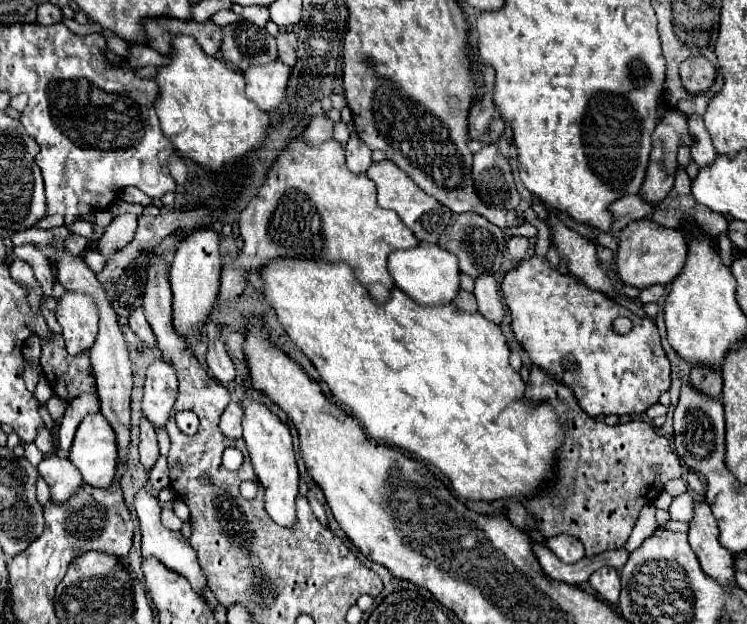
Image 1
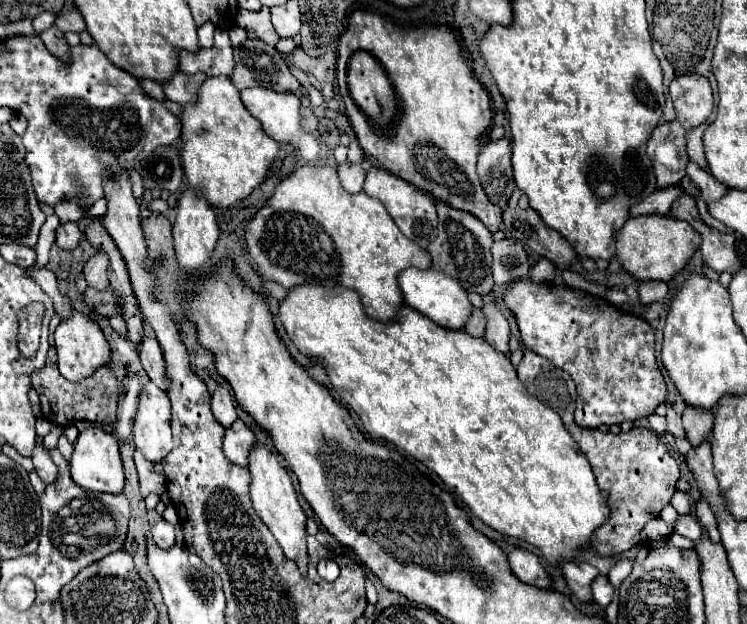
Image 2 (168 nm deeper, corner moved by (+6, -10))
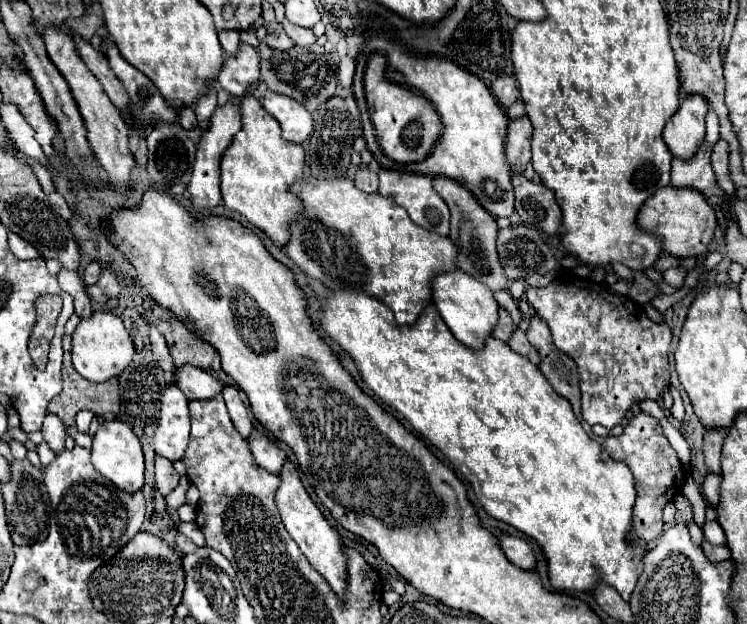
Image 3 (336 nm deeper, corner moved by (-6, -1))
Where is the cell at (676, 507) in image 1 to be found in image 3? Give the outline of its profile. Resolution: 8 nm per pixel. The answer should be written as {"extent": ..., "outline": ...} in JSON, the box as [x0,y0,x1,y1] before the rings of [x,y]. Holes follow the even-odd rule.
{"extent":[702,520,726,544],"outline":[[[710,520],[702,526],[702,532],[704,532],[704,538],[710,542],[710,544],[726,544],[726,538],[724,538],[724,530],[722,526],[716,522],[716,520]]]}

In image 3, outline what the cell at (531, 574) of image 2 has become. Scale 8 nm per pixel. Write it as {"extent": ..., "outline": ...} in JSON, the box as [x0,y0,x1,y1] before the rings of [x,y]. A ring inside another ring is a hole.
{"extent":[500,536,538,570],"outline":[[[502,536],[500,546],[502,546],[504,554],[508,556],[508,560],[514,562],[518,568],[524,568],[524,570],[536,568],[536,564],[538,564],[536,554],[526,540],[514,538],[514,536]]]}

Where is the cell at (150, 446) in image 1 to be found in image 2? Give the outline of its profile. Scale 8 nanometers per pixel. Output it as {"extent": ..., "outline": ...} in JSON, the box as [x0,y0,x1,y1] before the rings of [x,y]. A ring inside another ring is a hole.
{"extent":[134,451,164,497],"outline":[[[140,451],[134,453],[134,463],[136,463],[136,469],[138,469],[138,475],[140,475],[140,493],[142,497],[148,497],[150,493],[164,493],[164,477],[158,475],[152,467],[152,463],[148,463],[144,459],[144,455],[140,455]]]}

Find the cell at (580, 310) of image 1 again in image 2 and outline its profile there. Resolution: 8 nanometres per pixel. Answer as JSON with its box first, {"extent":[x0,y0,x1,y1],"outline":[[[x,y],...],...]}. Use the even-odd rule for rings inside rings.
{"extent":[504,281,666,429],"outline":[[[516,281],[504,297],[520,327],[522,343],[568,371],[576,383],[576,423],[584,429],[620,425],[654,413],[664,403],[666,383],[656,365],[654,329],[636,315],[580,289]]]}

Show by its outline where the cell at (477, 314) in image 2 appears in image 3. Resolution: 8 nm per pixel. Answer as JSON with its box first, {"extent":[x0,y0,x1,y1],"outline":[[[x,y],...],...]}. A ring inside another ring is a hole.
{"extent":[492,306,516,342],"outline":[[[500,306],[500,316],[498,316],[498,324],[496,324],[496,328],[494,328],[492,336],[494,336],[494,338],[498,338],[498,340],[504,340],[504,342],[508,342],[508,338],[510,338],[510,336],[512,336],[512,332],[514,332],[514,328],[516,328],[516,326],[512,324],[512,320],[510,320],[510,314],[508,314],[508,310]]]}

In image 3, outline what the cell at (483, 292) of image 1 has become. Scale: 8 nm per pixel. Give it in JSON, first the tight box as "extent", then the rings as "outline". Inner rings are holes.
{"extent":[508,328,540,364],"outline":[[[516,328],[516,330],[514,330],[514,334],[512,334],[512,336],[510,336],[510,340],[508,340],[508,346],[510,346],[514,352],[518,352],[520,356],[528,358],[530,362],[534,362],[534,364],[538,364],[538,362],[540,362],[538,352],[530,346],[530,342],[528,342],[528,338],[526,338],[526,332],[522,332],[520,328]]]}

